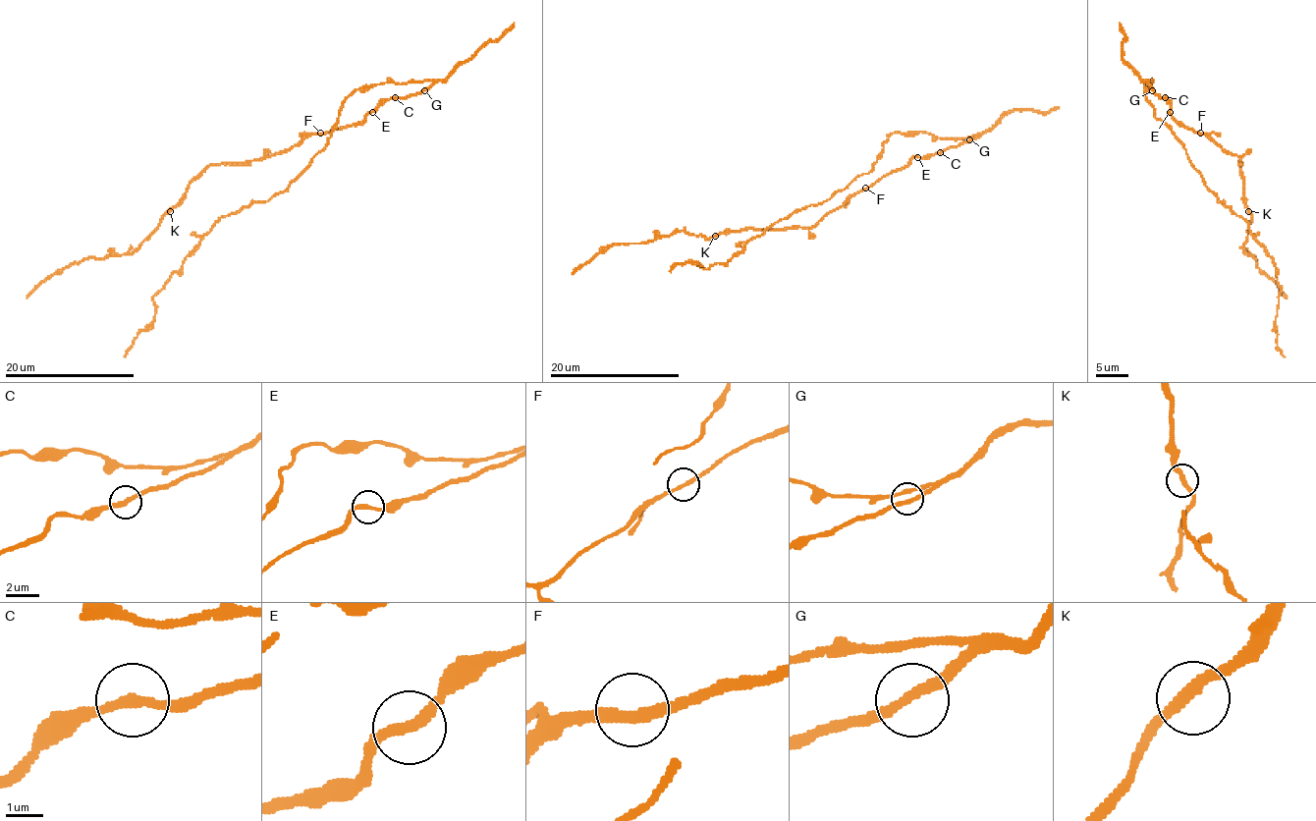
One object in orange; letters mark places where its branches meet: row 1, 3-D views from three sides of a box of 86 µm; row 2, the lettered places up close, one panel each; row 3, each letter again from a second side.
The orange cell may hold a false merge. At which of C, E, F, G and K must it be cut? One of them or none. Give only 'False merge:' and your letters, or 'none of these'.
False merge: none of these

